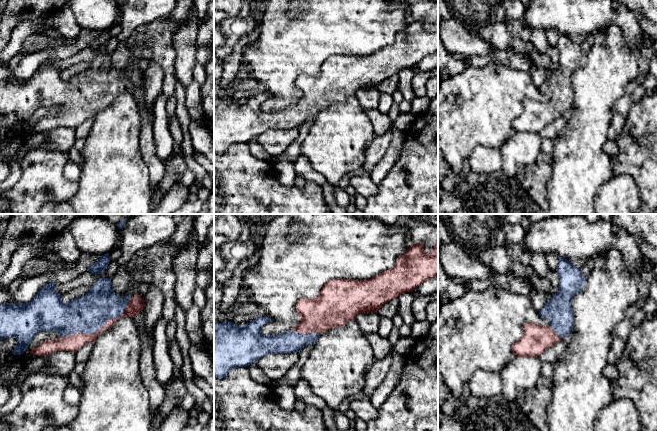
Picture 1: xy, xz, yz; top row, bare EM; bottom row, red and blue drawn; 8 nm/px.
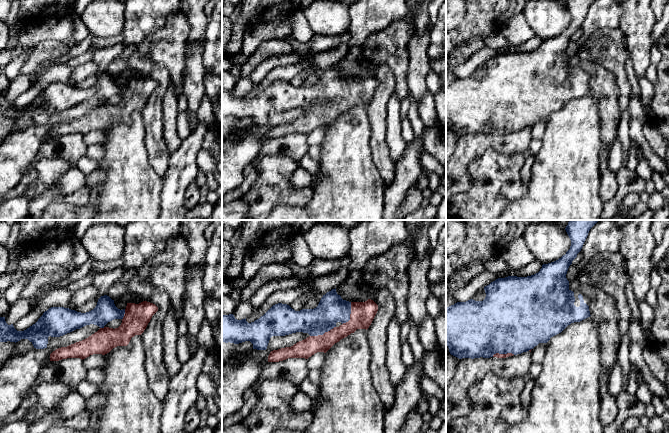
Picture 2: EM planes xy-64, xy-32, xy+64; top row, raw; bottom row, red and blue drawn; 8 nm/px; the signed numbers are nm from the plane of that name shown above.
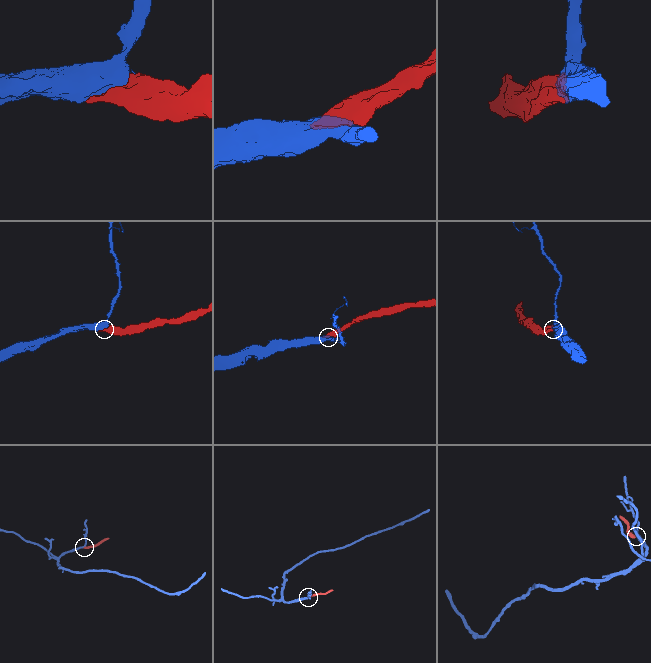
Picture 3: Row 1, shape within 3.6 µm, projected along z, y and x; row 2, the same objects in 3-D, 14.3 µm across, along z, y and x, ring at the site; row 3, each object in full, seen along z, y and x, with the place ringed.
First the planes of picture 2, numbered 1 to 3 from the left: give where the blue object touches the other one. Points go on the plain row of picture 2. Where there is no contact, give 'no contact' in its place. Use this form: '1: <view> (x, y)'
1: xy-64 (124, 90)
2: xy-32 (323, 110)
3: xy+64 (503, 130)

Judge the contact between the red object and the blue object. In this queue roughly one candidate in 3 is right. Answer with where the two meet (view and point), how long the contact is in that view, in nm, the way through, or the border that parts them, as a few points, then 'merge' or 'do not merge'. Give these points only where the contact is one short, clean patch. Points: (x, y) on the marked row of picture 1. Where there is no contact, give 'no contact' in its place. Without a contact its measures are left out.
meets red in xy at (99, 330); contact 650 nm long; merge

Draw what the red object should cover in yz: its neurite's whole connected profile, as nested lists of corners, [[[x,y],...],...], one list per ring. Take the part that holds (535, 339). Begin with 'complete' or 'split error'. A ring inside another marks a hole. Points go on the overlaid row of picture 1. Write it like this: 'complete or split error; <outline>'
split error; [[[560,258],[556,271],[560,278],[559,291],[539,312],[542,319],[550,320],[550,325],[543,327],[525,323],[521,338],[513,344],[514,356],[540,357],[546,349],[573,331],[572,298],[585,287],[586,278],[582,276],[581,269],[573,266],[566,258]]]

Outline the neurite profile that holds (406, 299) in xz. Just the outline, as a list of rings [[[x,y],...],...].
[[[405,292],[401,294],[398,298],[399,308],[398,313],[403,319],[404,324],[412,325],[416,321],[412,311],[412,304],[415,297],[411,292]]]

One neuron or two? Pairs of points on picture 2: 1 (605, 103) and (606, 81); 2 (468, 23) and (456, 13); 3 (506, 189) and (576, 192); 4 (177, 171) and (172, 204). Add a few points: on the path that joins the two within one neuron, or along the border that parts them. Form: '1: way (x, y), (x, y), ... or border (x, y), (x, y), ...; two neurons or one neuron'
1: way (609, 98), (609, 90), (606, 86); one neuron
2: border (465, 10), (465, 14), (456, 28); two neurons
3: border (527, 185), (527, 191), (508, 205); two neurons
4: way (176, 179), (173, 196); one neuron

